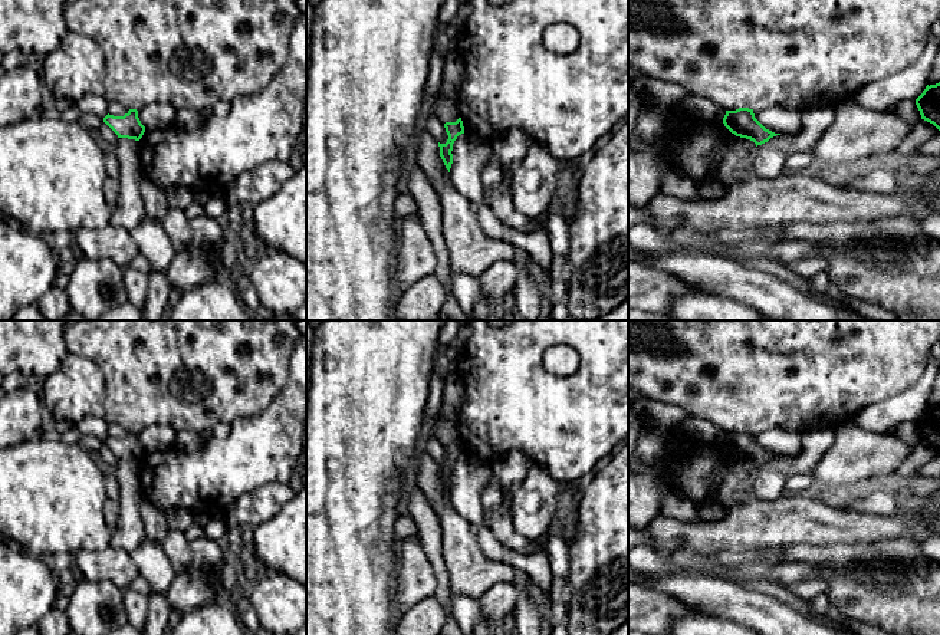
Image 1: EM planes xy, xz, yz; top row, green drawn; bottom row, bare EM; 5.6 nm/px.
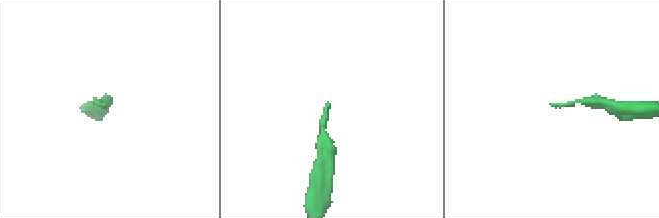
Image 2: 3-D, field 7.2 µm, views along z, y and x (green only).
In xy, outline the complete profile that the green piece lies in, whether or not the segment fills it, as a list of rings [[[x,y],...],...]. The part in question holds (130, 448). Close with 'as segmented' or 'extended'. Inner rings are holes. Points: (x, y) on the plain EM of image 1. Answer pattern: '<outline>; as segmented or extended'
[[[129,431],[124,438],[106,437],[103,444],[118,457],[118,460],[128,460],[139,463],[145,454],[145,448],[138,440],[137,431]]]; as segmented

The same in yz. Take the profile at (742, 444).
[[[739,430],[726,432],[723,440],[724,448],[736,458],[750,461],[757,467],[768,464],[770,460],[780,457],[766,451],[753,435],[753,431]]]; as segmented

